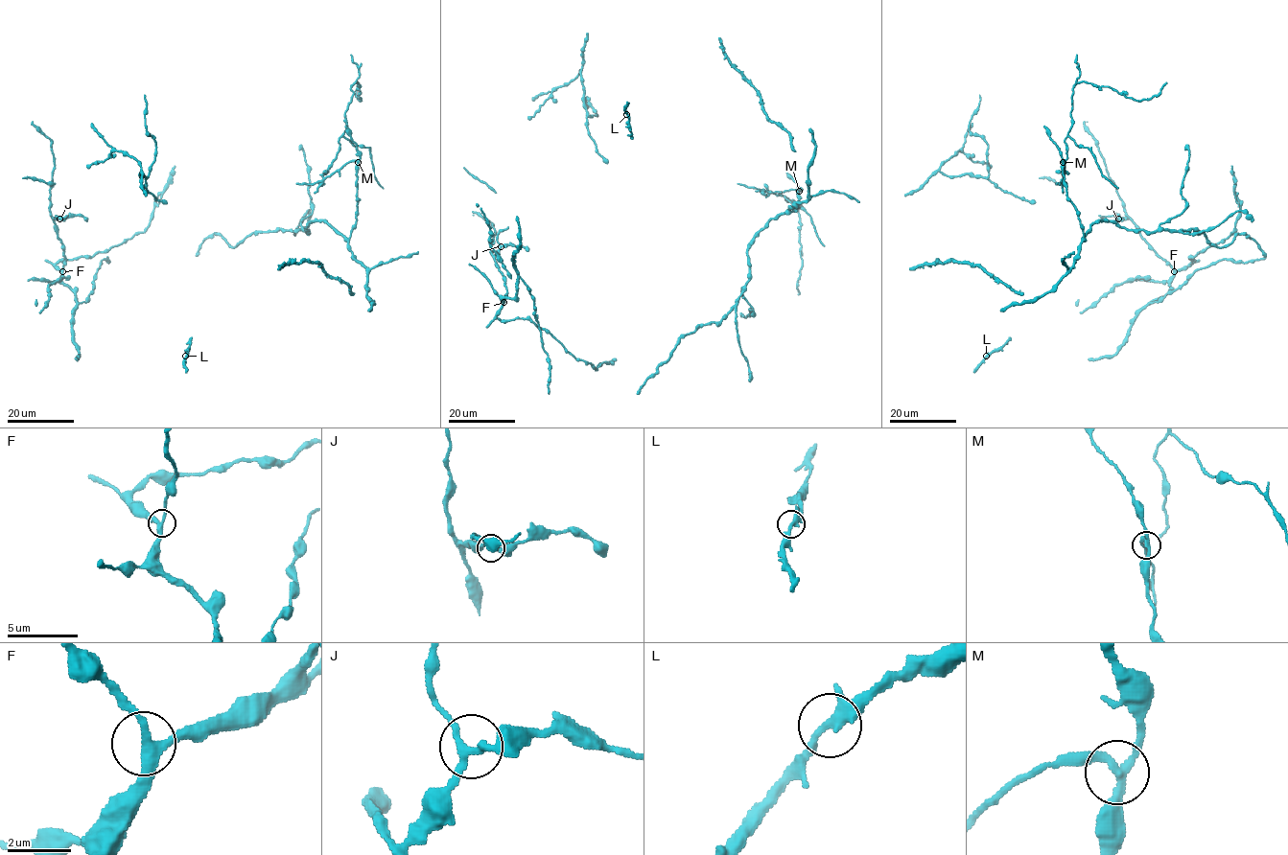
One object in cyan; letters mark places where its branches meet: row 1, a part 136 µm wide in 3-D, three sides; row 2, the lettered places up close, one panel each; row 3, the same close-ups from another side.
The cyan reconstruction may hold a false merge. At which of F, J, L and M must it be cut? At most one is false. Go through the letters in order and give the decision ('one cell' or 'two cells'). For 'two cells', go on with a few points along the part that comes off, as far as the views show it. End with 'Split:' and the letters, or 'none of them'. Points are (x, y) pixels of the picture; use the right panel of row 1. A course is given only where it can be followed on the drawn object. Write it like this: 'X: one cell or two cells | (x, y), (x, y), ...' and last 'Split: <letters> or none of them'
F: one cell
J: one cell
L: one cell
M: two cells | (1062, 162), (1063, 178), (1065, 138), (1071, 127), (1077, 83), (1110, 86), (1140, 101), (1158, 95), (1166, 82)
Split: M

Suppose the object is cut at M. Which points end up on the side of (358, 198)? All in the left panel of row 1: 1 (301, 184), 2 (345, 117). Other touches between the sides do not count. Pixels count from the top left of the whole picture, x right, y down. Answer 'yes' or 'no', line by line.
1: no
2: no

